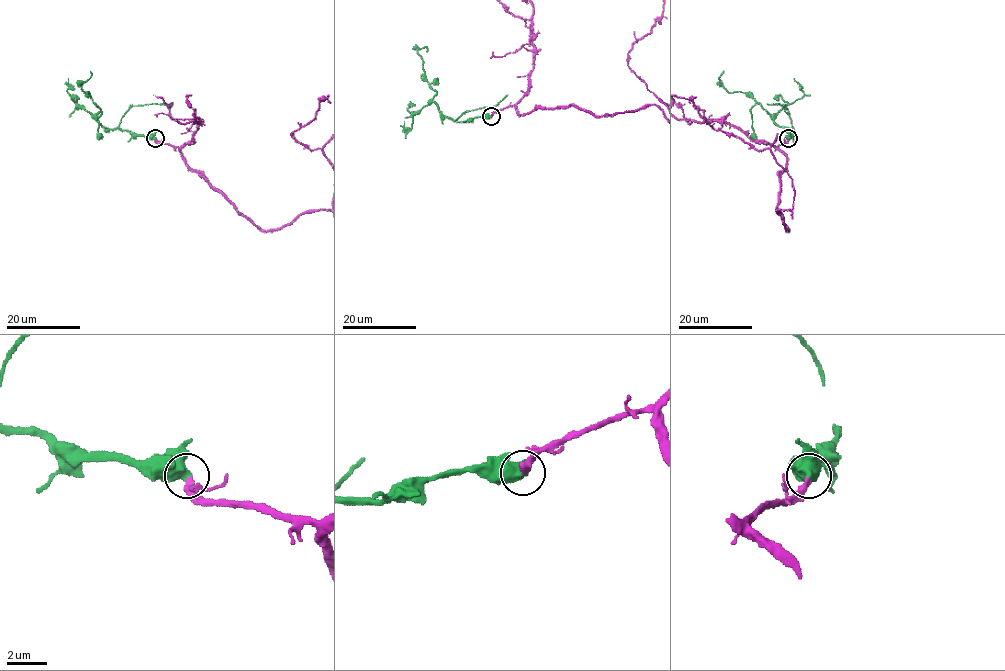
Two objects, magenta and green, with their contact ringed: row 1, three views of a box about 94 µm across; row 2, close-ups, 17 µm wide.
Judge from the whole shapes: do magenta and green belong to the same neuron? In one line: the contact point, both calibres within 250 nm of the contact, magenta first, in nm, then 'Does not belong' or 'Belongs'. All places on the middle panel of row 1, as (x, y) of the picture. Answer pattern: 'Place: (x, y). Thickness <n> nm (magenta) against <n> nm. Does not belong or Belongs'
Place: (491, 116). Thickness 360 nm (magenta) against 700 nm. Belongs

